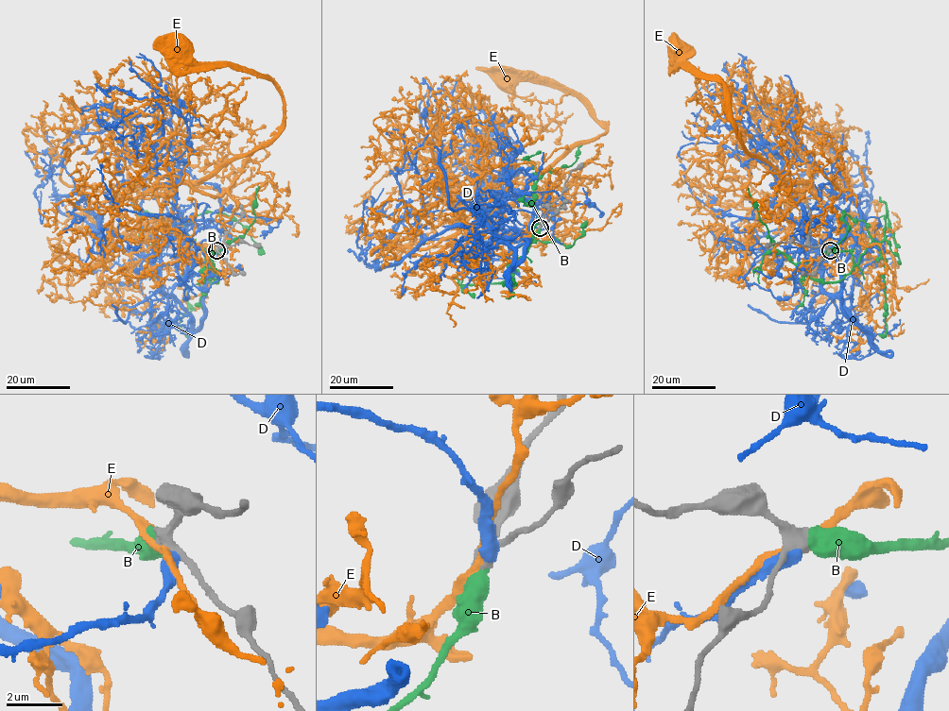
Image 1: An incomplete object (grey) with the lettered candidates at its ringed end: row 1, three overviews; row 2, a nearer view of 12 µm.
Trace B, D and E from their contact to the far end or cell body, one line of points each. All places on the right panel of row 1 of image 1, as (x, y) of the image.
B: (830, 251), (851, 252), (853, 269), (819, 281), (806, 262), (775, 249), (747, 186)
D: (827, 251), (812, 262), (820, 262), (804, 206), (783, 174), (785, 115), (855, 156), (831, 148)
E: (830, 251), (840, 247), (839, 217), (809, 184), (785, 180), (745, 148), (728, 90), (683, 62), (679, 48)

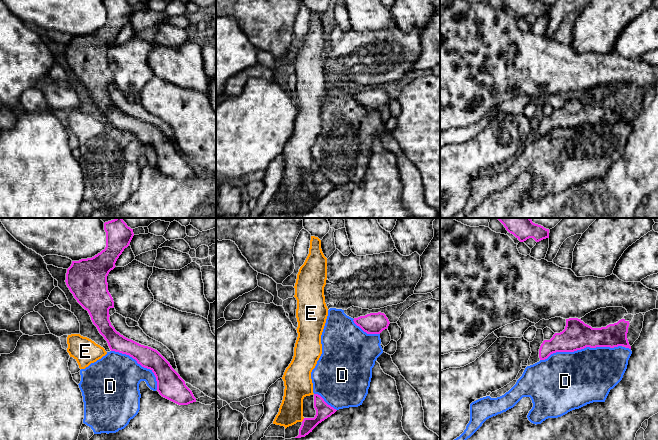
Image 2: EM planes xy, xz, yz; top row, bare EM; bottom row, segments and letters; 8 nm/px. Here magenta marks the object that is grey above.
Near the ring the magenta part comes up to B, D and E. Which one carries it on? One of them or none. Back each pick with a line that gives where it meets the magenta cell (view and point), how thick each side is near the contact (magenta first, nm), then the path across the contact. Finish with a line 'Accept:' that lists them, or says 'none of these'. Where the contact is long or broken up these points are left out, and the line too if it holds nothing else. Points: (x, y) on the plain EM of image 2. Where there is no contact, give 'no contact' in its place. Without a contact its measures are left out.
B: no contact
Accept: B

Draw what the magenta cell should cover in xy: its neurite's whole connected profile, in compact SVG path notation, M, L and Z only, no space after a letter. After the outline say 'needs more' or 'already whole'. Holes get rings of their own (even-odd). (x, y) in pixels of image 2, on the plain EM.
M104 0L106 23L92 34L72 37L67 45L66 61L77 78L88 87L93 100L107 117L111 127L129 131L142 143L150 145L157 157L159 170L178 180L196 178L185 157L155 125L121 111L111 101L109 85L114 77L108 67L107 52L134 12L127 0Z; already whole

